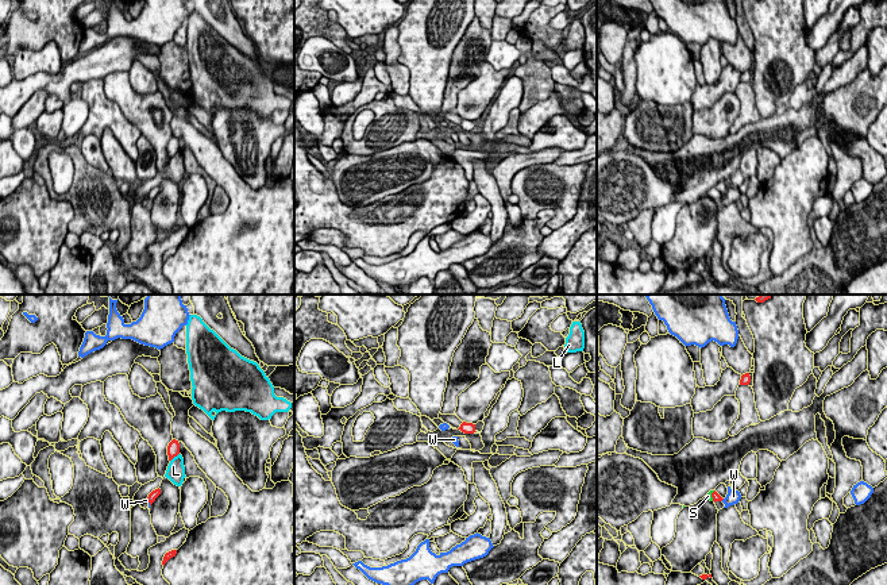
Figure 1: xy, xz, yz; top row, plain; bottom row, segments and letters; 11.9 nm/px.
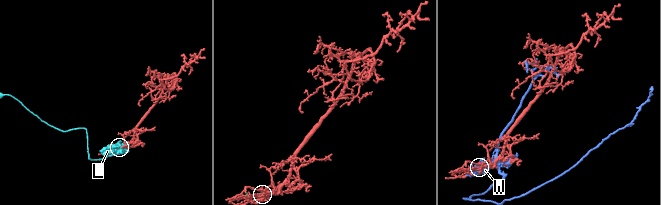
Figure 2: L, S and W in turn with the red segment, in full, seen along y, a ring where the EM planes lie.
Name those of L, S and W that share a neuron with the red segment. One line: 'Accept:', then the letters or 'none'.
Accept: none

